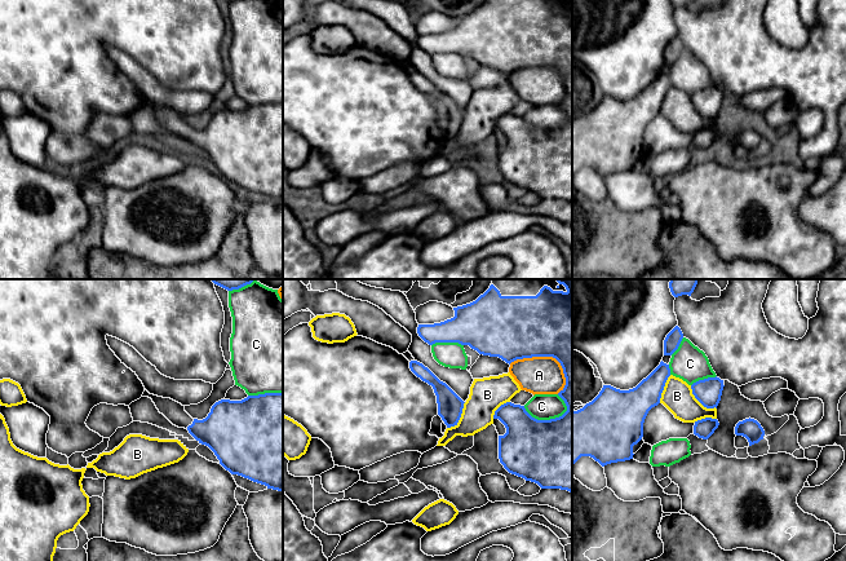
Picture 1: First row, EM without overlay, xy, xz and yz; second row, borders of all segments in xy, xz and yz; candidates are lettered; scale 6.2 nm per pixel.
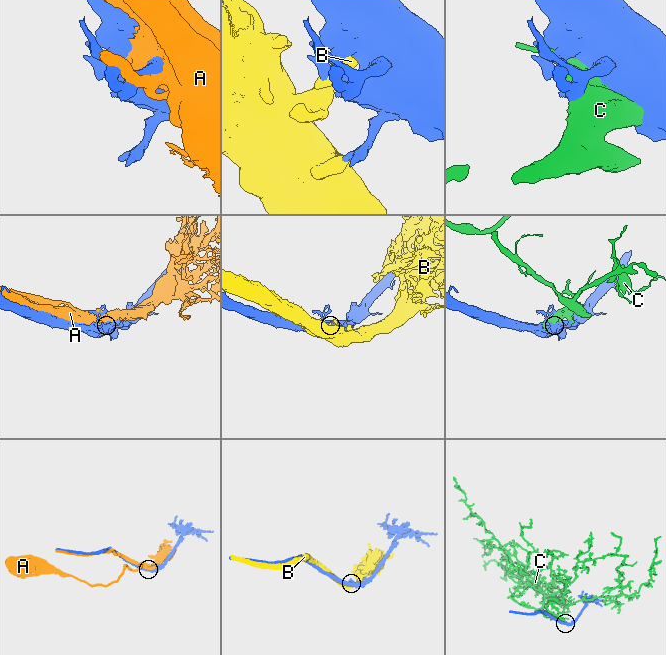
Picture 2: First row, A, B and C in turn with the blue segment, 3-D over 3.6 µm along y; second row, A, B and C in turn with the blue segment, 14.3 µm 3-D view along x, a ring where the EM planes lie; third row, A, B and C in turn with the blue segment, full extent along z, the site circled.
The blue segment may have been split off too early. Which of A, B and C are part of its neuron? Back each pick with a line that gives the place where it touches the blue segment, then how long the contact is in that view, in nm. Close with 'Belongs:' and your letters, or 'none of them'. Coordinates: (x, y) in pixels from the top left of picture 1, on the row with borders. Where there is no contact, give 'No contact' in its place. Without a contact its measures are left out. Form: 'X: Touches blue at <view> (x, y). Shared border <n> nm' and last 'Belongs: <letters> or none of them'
Belongs: none of them

